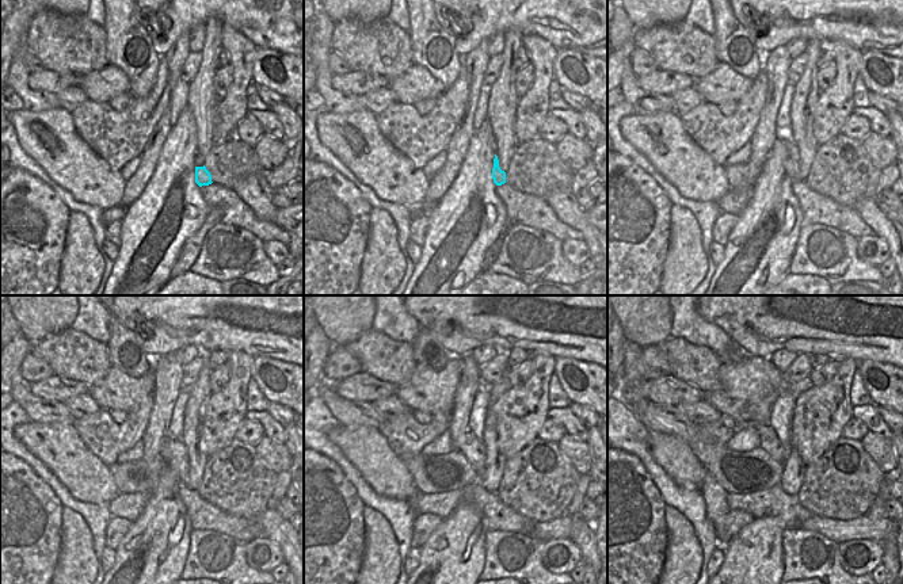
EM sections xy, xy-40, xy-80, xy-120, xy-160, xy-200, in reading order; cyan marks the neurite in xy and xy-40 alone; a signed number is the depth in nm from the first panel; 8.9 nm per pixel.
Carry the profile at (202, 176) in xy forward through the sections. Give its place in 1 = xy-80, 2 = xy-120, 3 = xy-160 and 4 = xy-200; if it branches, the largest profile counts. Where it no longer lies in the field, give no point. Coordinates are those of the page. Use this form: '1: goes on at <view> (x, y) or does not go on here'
1: goes on at xy-80 (792, 152)
2: goes on at xy-120 (172, 451)
3: goes on at xy-160 (475, 451)
4: goes on at xy-200 (769, 442)

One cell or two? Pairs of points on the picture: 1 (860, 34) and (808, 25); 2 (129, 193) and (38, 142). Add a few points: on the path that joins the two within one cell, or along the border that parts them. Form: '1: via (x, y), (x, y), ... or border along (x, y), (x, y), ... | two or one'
1: via (848, 25), (820, 25) | one
2: border along (126, 182), (118, 203) | two

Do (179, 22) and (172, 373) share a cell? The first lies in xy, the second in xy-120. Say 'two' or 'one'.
two

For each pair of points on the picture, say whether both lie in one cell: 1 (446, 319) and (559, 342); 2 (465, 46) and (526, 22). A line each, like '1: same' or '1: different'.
1: same
2: same

